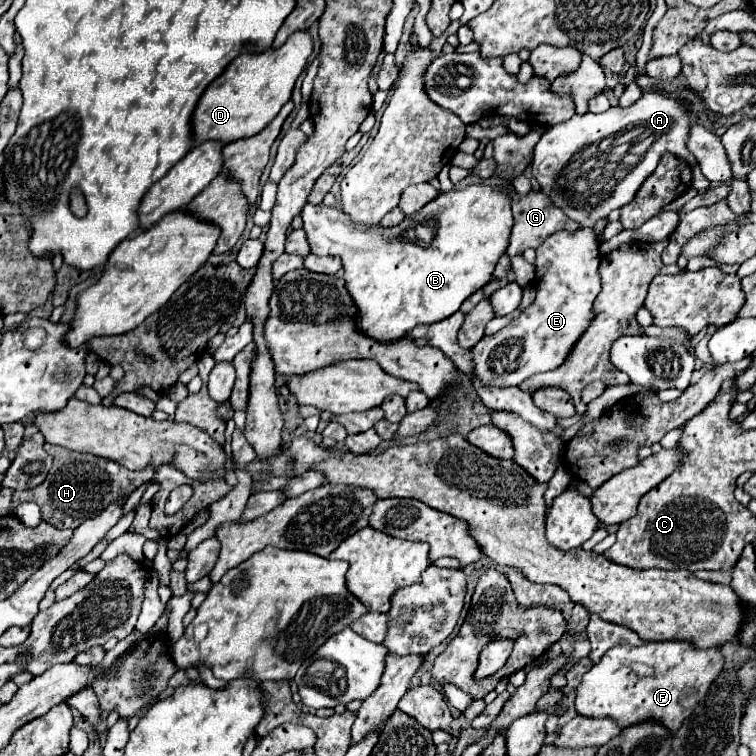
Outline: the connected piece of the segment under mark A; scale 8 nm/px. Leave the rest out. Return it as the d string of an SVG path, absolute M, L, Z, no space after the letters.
M653 89L629 107L615 105L599 115L573 115L569 121L547 129L535 145L531 171L555 207L563 209L565 215L581 223L581 227L593 227L613 209L631 203L643 179L655 171L665 153L673 153L689 165L695 165L695 157L687 151L689 129L695 121L697 113L685 99Z

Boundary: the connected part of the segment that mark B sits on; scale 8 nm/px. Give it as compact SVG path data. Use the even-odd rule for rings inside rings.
M485 183L453 187L447 193L439 193L433 203L419 209L409 217L409 221L405 217L403 223L391 229L381 229L379 225L371 229L365 225L353 225L339 207L311 203L303 207L301 217L303 229L307 231L311 243L311 253L339 255L343 259L345 283L355 305L359 307L359 329L377 341L399 339L419 323L429 325L459 311L461 303L471 293L491 281L499 257L507 251L513 223L511 199L507 199L507 191L487 187Z

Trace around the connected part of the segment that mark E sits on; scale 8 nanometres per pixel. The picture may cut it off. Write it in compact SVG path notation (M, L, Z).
M579 229L579 231L559 231L551 235L539 249L537 249L537 297L535 301L525 309L521 317L517 317L511 325L503 327L501 331L493 335L485 335L473 349L475 359L475 379L479 379L485 387L513 387L525 381L527 377L543 371L557 369L559 363L565 361L571 347L579 339L579 335L587 329L591 321L591 309L597 293L601 291L601 279L599 279L599 241L595 237L593 229Z

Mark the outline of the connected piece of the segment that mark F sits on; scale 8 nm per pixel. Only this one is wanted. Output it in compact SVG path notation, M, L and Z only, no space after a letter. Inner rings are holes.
M655 641L655 643L643 643L639 647L631 647L627 643L611 647L607 655L595 663L581 679L581 685L577 689L575 699L575 711L585 717L613 717L621 727L655 719L663 723L669 731L677 731L681 723L693 713L697 703L709 693L711 685L719 677L719 671L725 667L725 657L721 653L721 647L709 647L709 649L697 649L693 643L687 641ZM635 665L645 665L651 669L651 675L641 675L635 671Z

